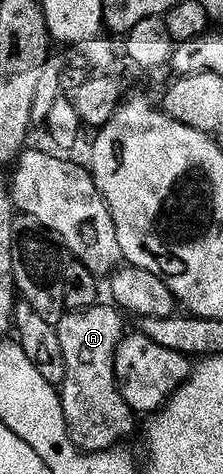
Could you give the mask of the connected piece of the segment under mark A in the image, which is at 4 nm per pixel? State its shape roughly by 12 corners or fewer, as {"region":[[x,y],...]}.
{"region":[[113,304],[67,311],[56,326],[70,437],[105,453],[134,433],[114,356]]}

